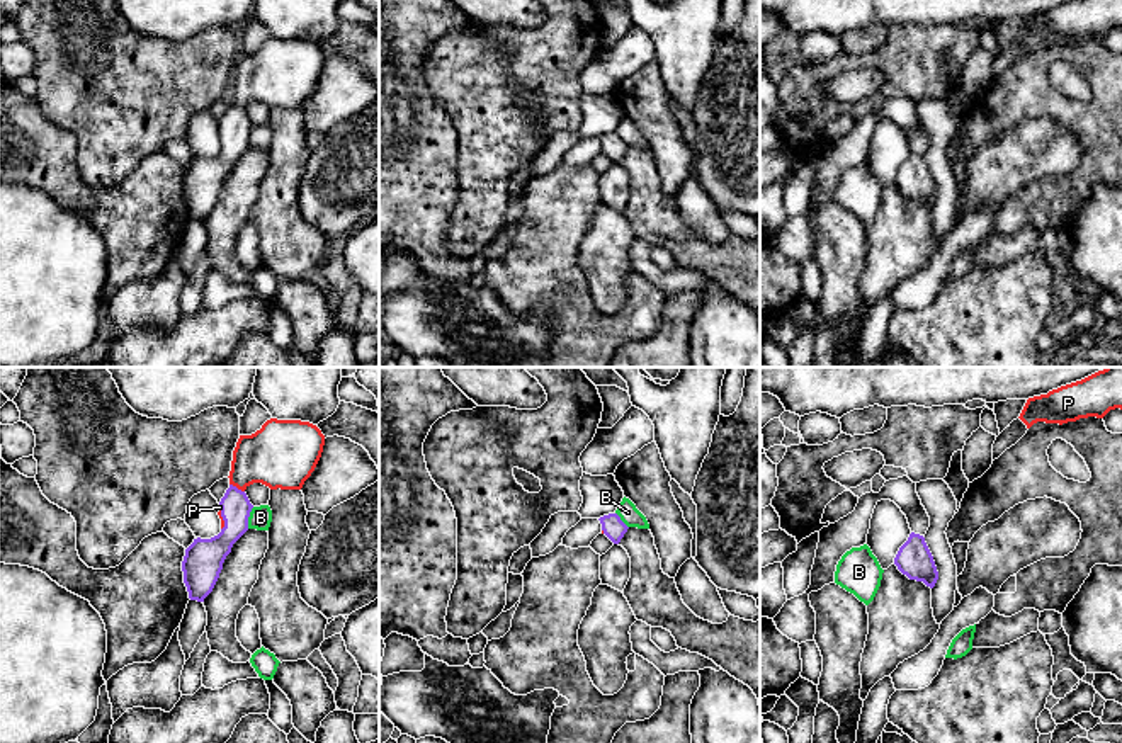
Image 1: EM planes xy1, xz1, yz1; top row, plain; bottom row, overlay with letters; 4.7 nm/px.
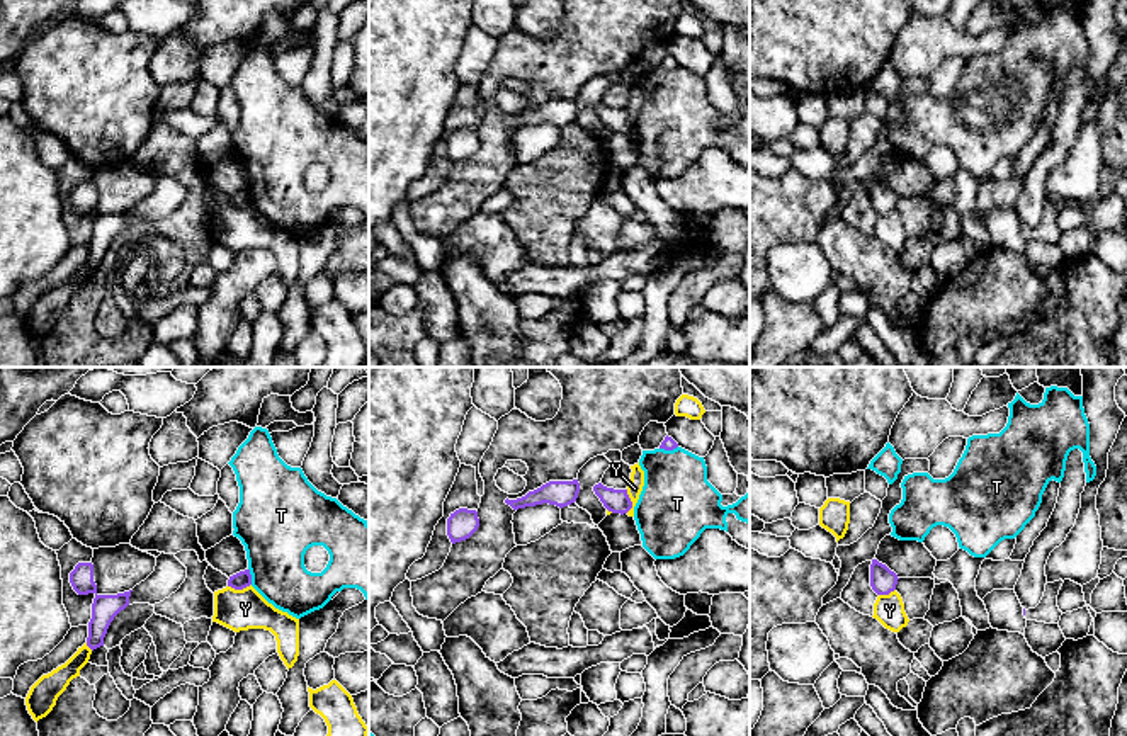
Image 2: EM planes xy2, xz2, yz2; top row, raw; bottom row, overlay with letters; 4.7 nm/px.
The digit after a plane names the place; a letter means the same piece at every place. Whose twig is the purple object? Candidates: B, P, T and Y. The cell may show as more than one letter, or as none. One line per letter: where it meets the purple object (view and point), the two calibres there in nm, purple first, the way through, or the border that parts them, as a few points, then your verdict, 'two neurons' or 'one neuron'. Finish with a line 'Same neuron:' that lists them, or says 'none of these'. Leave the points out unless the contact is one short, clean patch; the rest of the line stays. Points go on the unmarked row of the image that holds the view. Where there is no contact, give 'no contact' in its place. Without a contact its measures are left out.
B: xy1 (249, 135) | 140/110 nm | two neurons
P: xy1 (235, 106) | 140/300 nm | across xy1 (235, 126), (235, 106), (264, 77), (277, 75) | one neuron
T: xz2 (668, 68) | 60/340 nm | two neurons
Y: xy2 (238, 208) | 80/190 nm | two neurons
Same neuron: P

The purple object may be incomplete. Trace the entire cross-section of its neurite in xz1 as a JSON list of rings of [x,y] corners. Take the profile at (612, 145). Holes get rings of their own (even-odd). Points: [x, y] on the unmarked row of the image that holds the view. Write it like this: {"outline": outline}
{"outline": [[[609,133],[598,138],[602,143],[604,153],[614,162],[619,163],[624,153],[627,151],[627,145],[620,139],[617,133]]]}

